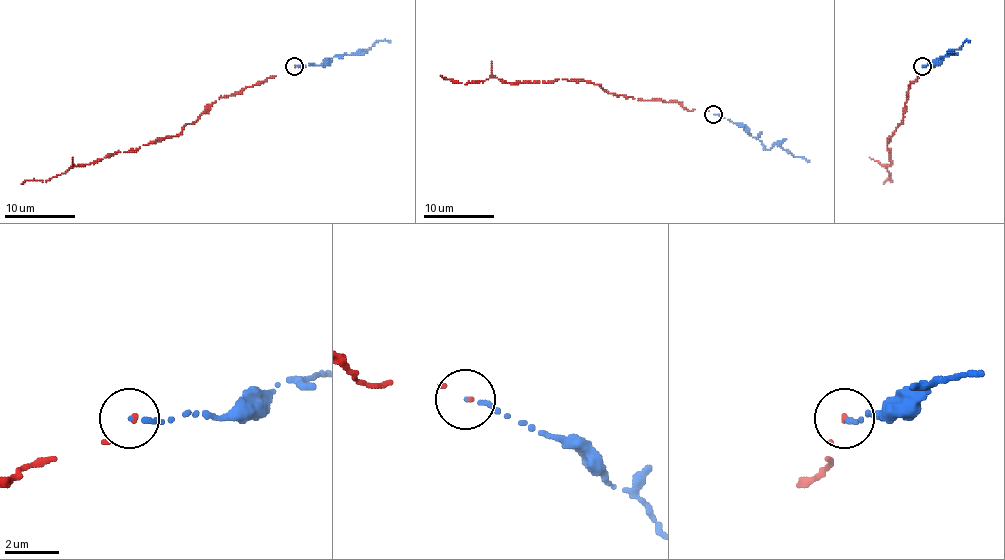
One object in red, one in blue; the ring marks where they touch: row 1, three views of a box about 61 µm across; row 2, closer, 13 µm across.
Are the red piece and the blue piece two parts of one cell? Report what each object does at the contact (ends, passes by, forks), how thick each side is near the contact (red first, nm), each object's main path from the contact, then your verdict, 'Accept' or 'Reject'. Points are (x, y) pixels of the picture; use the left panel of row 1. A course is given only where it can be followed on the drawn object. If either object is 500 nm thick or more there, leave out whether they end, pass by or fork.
At the ring red ends. At the ring blue ends. Thickness 100 nm (red) against 160 nm. Course of red: (295, 65), (289, 72), (221, 97), (175, 136), (70, 166), (47, 180), (21, 183). Course of blue: (295, 65), (319, 65), (334, 56), (369, 49), (380, 40), (390, 42). Reject

